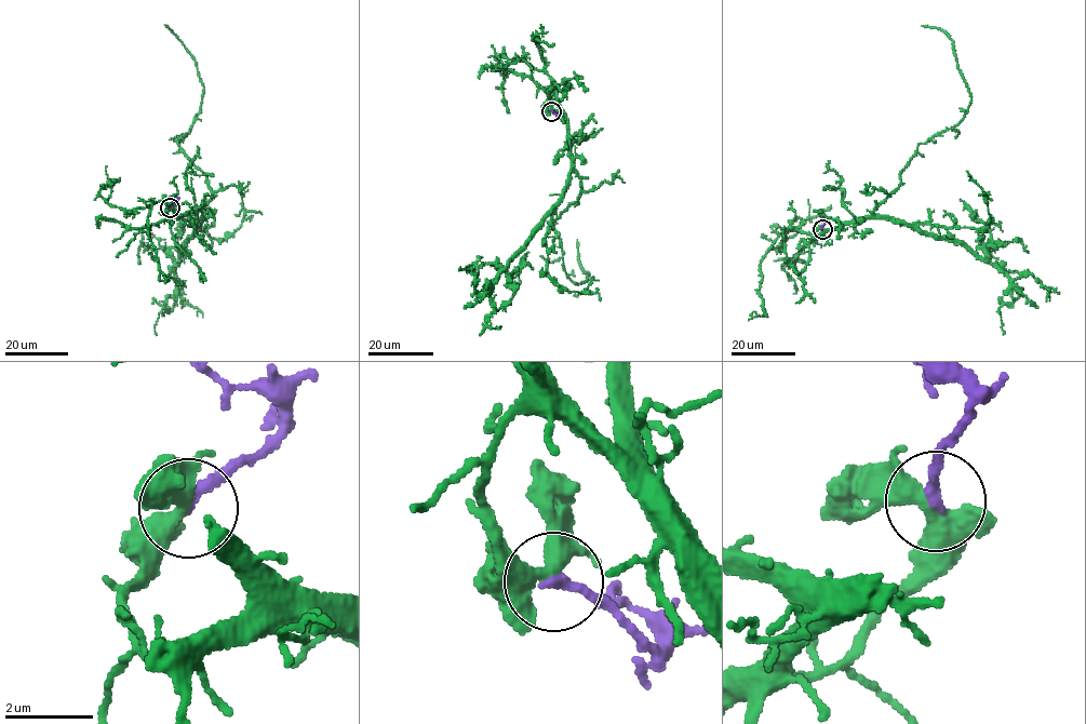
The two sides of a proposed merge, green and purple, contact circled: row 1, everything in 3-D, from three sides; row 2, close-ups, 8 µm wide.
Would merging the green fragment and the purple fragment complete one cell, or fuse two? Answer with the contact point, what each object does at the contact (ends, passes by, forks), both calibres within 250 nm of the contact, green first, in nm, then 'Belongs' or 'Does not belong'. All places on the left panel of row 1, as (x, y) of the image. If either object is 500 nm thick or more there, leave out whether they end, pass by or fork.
Place: (170, 208). At the ring green passes by. At the ring purple ends. Thickness 440 nm (green) against 280 nm. Does not belong

